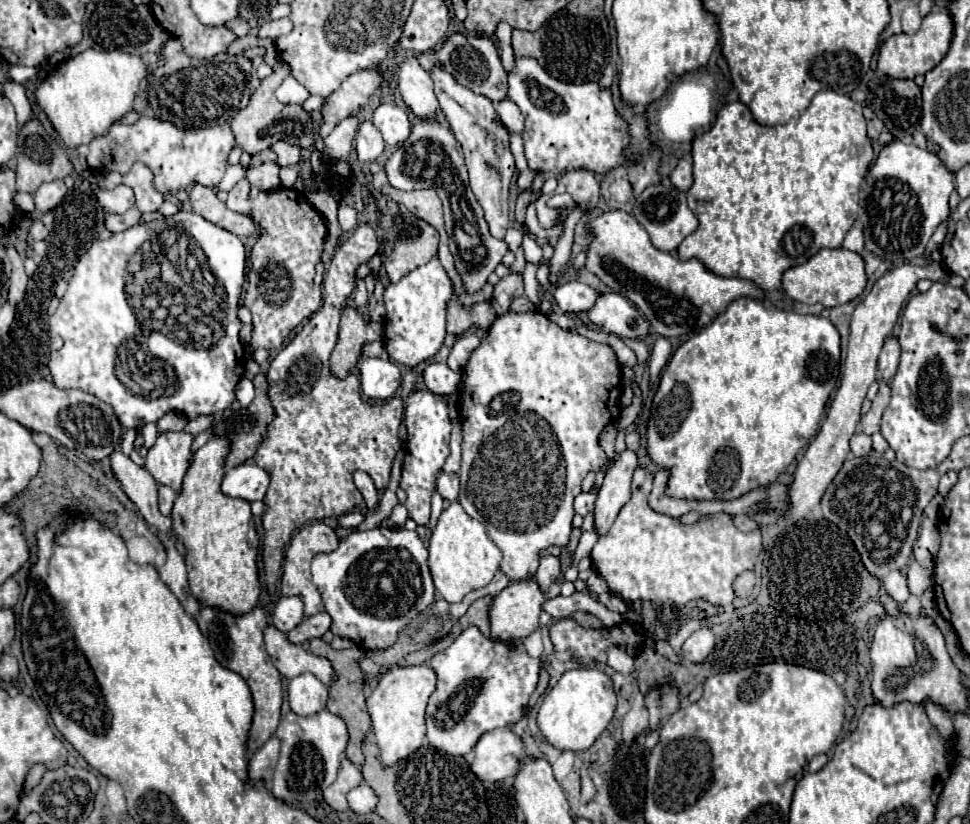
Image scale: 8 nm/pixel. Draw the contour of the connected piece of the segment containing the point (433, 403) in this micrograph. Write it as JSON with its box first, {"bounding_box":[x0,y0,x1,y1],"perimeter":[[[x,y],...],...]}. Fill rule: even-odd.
{"bounding_box":[399,391,451,525],"perimeter":[[[415,391],[405,401],[405,425],[407,425],[407,453],[403,461],[403,477],[399,487],[407,493],[407,511],[409,517],[417,521],[417,525],[427,525],[429,521],[429,503],[431,491],[441,471],[447,455],[449,455],[449,433],[451,421],[447,413],[447,403],[439,399],[439,395],[431,391]]]}

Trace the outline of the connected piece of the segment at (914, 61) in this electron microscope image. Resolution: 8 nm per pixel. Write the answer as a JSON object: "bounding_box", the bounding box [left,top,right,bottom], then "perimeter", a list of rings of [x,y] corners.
{"bounding_box":[877,11,953,79],"perimeter":[[[947,11],[929,13],[927,17],[923,17],[923,23],[917,33],[913,33],[913,35],[899,33],[899,35],[893,35],[887,41],[883,41],[883,45],[879,49],[879,57],[877,57],[877,69],[893,79],[915,79],[915,75],[925,75],[945,57],[945,53],[949,51],[949,45],[951,45],[951,37],[953,37],[951,15]]]}

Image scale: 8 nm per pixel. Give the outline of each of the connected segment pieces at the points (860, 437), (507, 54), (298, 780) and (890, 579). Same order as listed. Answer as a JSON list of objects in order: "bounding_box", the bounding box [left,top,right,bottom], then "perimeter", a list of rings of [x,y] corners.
[{"bounding_box":[851,433,873,457],"perimeter":[[[855,433],[851,437],[851,451],[855,457],[865,457],[873,451],[871,447],[871,437],[867,437],[865,433]]]},{"bounding_box":[495,21,513,61],"perimeter":[[[501,21],[497,25],[497,31],[495,31],[495,37],[499,41],[499,55],[503,61],[511,61],[513,59],[513,49],[511,49],[511,27]]]},{"bounding_box":[271,709,349,805],"perimeter":[[[327,709],[313,713],[311,717],[299,717],[289,711],[285,717],[281,717],[275,735],[281,741],[281,755],[271,779],[271,795],[291,805],[307,803],[309,797],[311,801],[317,799],[319,793],[325,791],[337,777],[339,761],[349,741],[345,721]]]},{"bounding_box":[883,571,911,603],"perimeter":[[[891,571],[885,579],[883,579],[883,587],[887,589],[887,593],[897,601],[897,603],[905,603],[905,599],[911,595],[907,589],[907,579],[901,571]]]}]

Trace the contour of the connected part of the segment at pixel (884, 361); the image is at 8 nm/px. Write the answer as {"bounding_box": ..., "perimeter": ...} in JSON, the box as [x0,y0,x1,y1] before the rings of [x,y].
{"bounding_box":[879,335,899,381],"perimeter":[[[891,335],[883,343],[883,349],[881,349],[881,355],[879,355],[879,371],[881,371],[881,377],[885,381],[889,381],[895,375],[897,365],[899,365],[899,341],[897,341],[895,335]]]}

